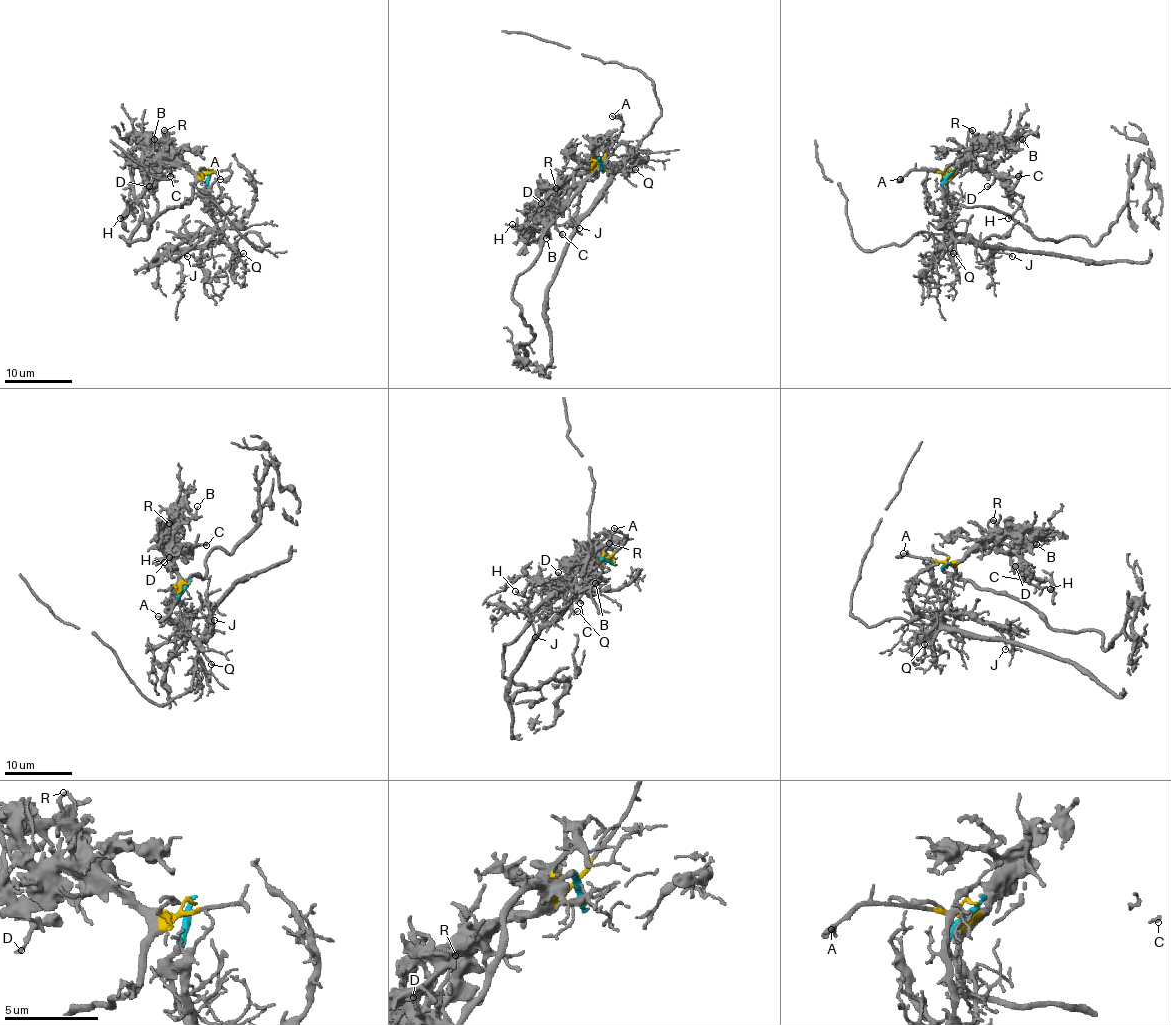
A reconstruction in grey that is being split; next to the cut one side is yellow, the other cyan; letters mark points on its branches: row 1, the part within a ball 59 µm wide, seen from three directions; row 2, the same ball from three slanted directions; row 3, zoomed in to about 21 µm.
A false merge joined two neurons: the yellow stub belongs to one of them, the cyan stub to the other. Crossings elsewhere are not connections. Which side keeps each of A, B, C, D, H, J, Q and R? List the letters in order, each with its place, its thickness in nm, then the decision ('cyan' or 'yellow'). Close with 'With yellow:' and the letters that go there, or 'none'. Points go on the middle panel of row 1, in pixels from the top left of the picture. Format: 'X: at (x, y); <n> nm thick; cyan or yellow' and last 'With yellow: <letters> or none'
A: at (612, 116); 150 nm thick; yellow
B: at (546, 238); 120 nm thick; yellow
C: at (562, 234); 180 nm thick; yellow
D: at (541, 203); 130 nm thick; yellow
H: at (512, 224); 150 nm thick; yellow
J: at (579, 228); 70 nm thick; cyan
Q: at (635, 169); 130 nm thick; cyan
R: at (556, 188); 200 nm thick; yellow
With yellow: A, B, C, D, H, R

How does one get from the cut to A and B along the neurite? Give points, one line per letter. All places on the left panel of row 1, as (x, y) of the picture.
A: (211, 170), (208, 172), (230, 172), (220, 178)
B: (211, 170), (199, 173), (186, 166), (162, 143), (157, 141), (153, 148), (153, 139)

